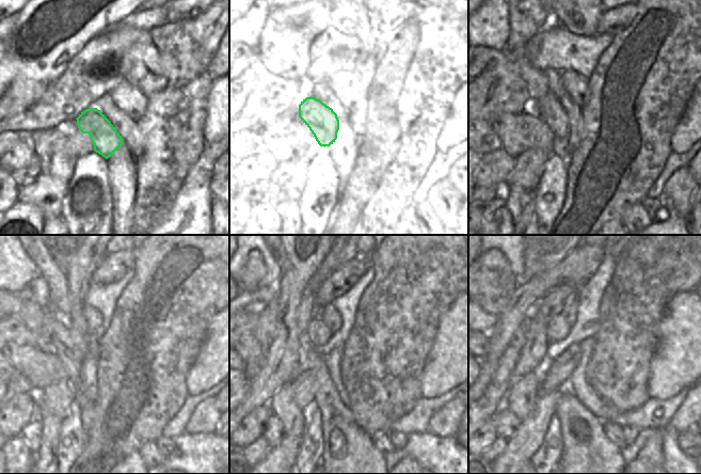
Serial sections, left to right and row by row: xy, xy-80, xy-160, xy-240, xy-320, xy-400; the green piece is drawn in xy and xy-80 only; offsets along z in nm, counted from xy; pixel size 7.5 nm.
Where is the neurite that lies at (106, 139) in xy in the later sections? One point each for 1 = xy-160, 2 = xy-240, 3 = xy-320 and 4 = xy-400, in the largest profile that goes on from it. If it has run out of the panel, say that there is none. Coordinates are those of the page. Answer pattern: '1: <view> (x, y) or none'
1: xy-160 (550, 110)
2: xy-240 (78, 340)
3: xy-320 (317, 332)
4: xy-400 (557, 329)

